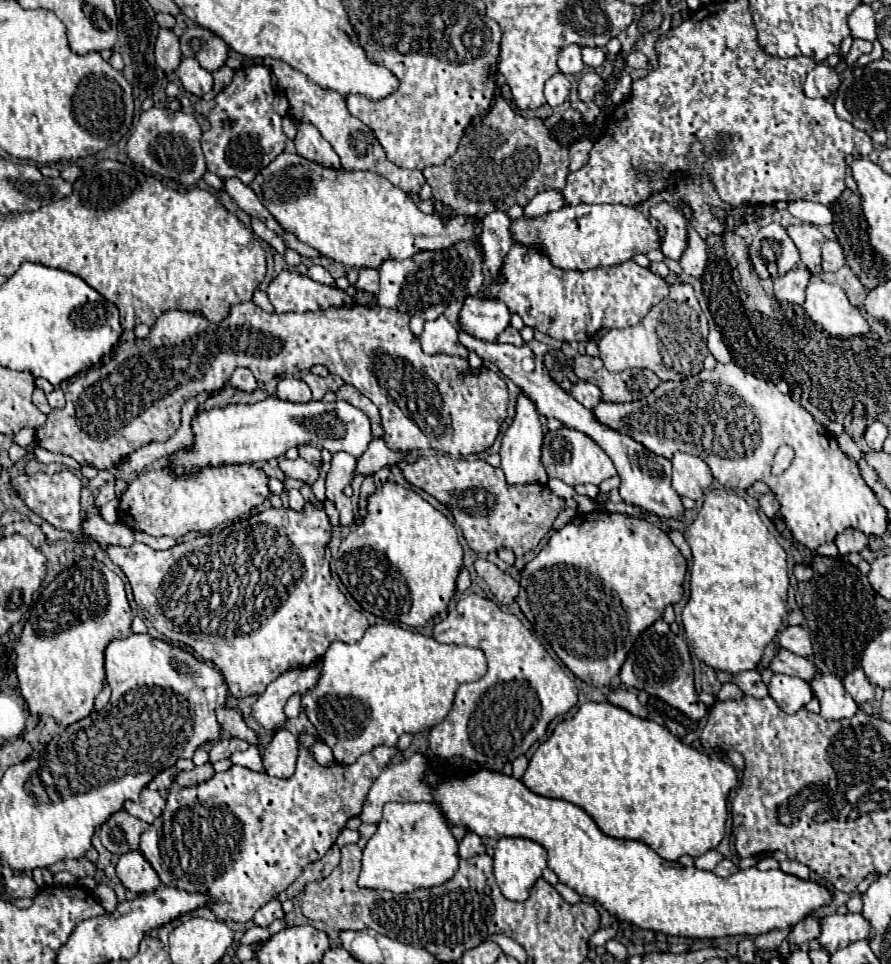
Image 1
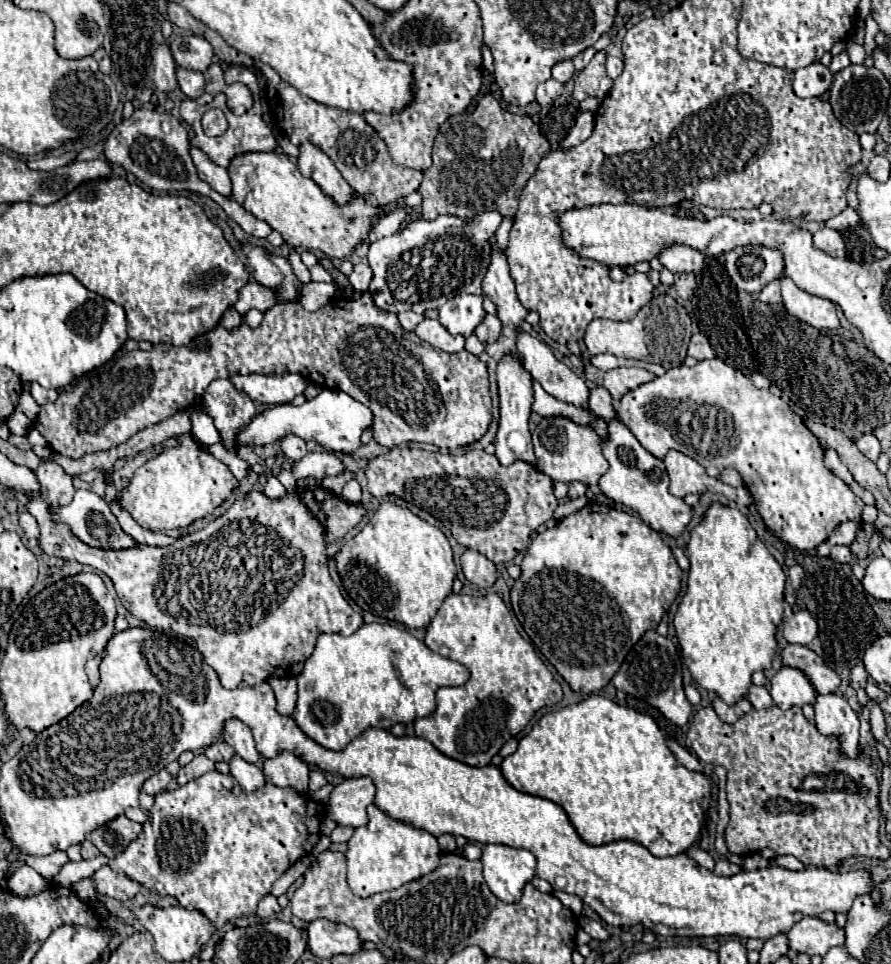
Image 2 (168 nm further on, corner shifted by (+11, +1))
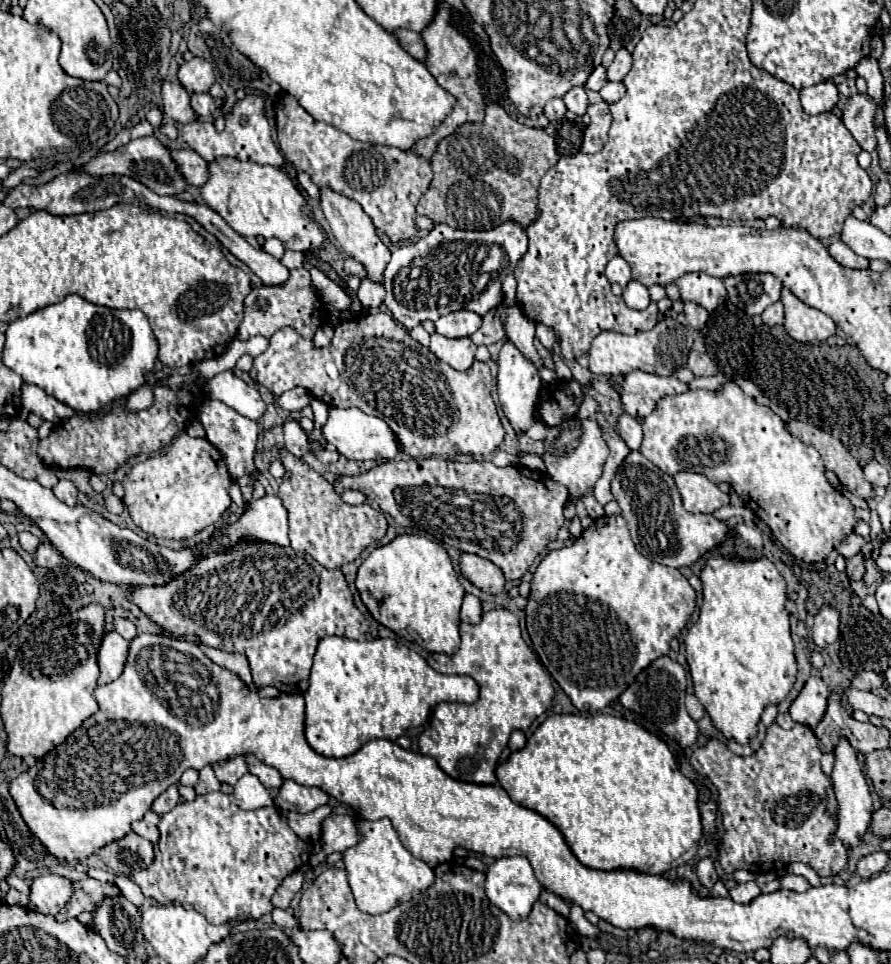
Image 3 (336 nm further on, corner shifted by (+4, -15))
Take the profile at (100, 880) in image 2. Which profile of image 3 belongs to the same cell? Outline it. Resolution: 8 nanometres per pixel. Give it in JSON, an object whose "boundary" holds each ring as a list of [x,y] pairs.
{"boundary":[[[93,878],[73,882],[73,896],[65,904],[65,908],[59,914],[55,914],[55,918],[67,920],[67,918],[77,918],[85,910],[93,912],[93,910],[97,910],[97,904],[101,904],[101,900],[113,898],[113,896],[121,896],[121,892],[115,884],[103,884]]]}

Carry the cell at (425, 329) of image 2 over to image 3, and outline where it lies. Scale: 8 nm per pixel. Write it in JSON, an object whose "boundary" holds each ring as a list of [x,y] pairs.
{"boundary":[[[431,334],[431,344],[429,350],[445,364],[457,370],[469,370],[473,360],[475,360],[475,350],[477,346],[469,338],[445,338],[441,334]]]}

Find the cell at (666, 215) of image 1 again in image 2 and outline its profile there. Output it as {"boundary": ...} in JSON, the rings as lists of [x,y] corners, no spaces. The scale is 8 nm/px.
{"boundary":[[[674,244],[658,256],[664,268],[668,268],[672,274],[676,272],[692,272],[700,274],[704,268],[704,256],[700,252],[694,252],[694,248],[682,248],[682,244]]]}

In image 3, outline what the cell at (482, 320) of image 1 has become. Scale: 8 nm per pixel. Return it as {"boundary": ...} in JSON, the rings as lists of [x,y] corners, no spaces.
{"boundary":[[[469,310],[451,312],[435,322],[437,334],[447,338],[469,338],[473,332],[477,332],[477,328],[481,328],[481,316]]]}

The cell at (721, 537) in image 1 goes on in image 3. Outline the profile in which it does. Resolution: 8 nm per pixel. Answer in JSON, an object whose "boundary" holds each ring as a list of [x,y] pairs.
{"boundary":[[[711,556],[705,564],[705,568],[701,570],[699,574],[701,582],[703,582],[703,604],[701,604],[701,614],[699,614],[699,620],[687,630],[687,636],[685,636],[685,650],[687,650],[687,664],[689,664],[689,672],[691,672],[691,678],[693,678],[693,684],[695,684],[695,696],[699,698],[699,702],[703,702],[707,714],[711,716],[713,720],[713,726],[719,728],[725,738],[735,738],[739,744],[745,744],[749,742],[755,734],[757,734],[757,722],[763,714],[763,708],[767,704],[779,704],[787,692],[793,688],[793,682],[795,682],[795,676],[797,676],[797,662],[795,662],[795,646],[793,646],[793,640],[791,640],[791,632],[789,632],[789,612],[785,608],[785,602],[787,602],[787,584],[783,580],[783,576],[779,574],[779,570],[775,568],[775,564],[763,556],[759,556],[757,560],[743,560],[739,556]]]}

